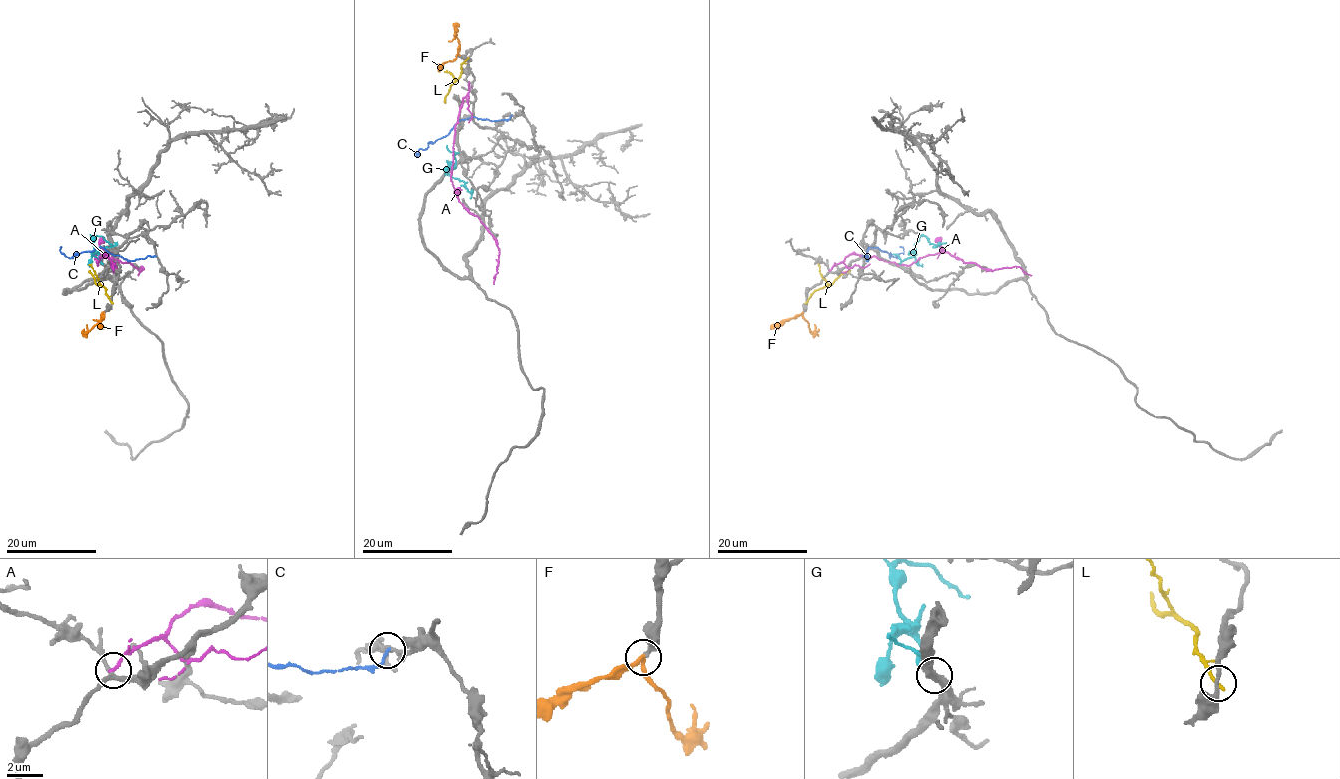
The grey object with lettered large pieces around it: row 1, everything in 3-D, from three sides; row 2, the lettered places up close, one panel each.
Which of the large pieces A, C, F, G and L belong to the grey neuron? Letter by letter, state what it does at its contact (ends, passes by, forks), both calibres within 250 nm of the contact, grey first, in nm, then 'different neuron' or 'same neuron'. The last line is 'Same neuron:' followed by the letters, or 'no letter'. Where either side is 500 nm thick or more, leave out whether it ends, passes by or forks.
A: it ends | 200/190 nm | different neuron
C: it ends | 240/150 nm | different neuron
F: it passes by | 240/240 nm | same neuron
G: it passes by | 400/160 nm | same neuron
L: it ends | 280/260 nm | different neuron
Same neuron: F, G

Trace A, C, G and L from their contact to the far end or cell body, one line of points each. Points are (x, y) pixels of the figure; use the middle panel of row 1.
A: (469, 82), (469, 92), (461, 103), (453, 136), (451, 174), (454, 194), (495, 241), (499, 250), (494, 284)
C: (511, 115), (507, 120), (460, 120), (447, 134), (419, 149), (417, 156), (416, 152)
G: (458, 152), (454, 155), (456, 164), (449, 167), (449, 173), (465, 183), (470, 199)
L: (467, 60), (444, 103)

